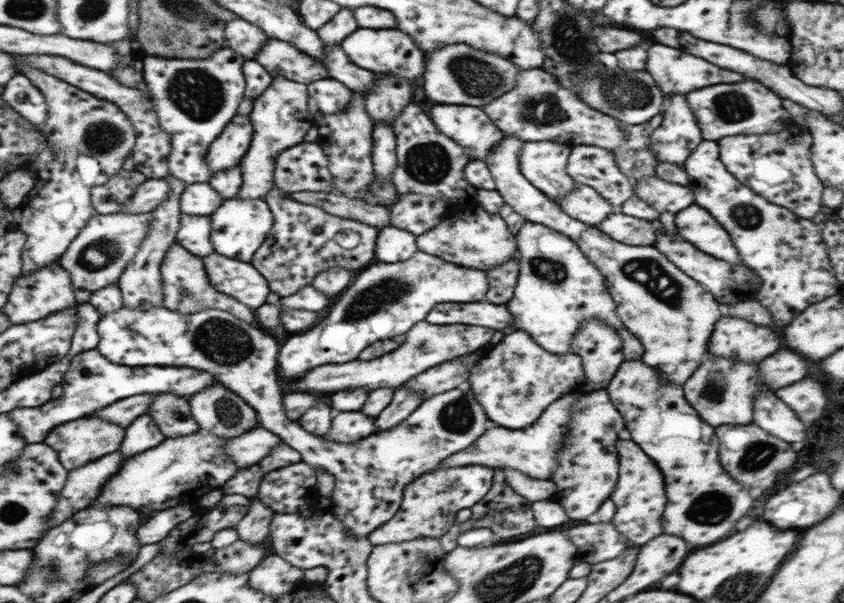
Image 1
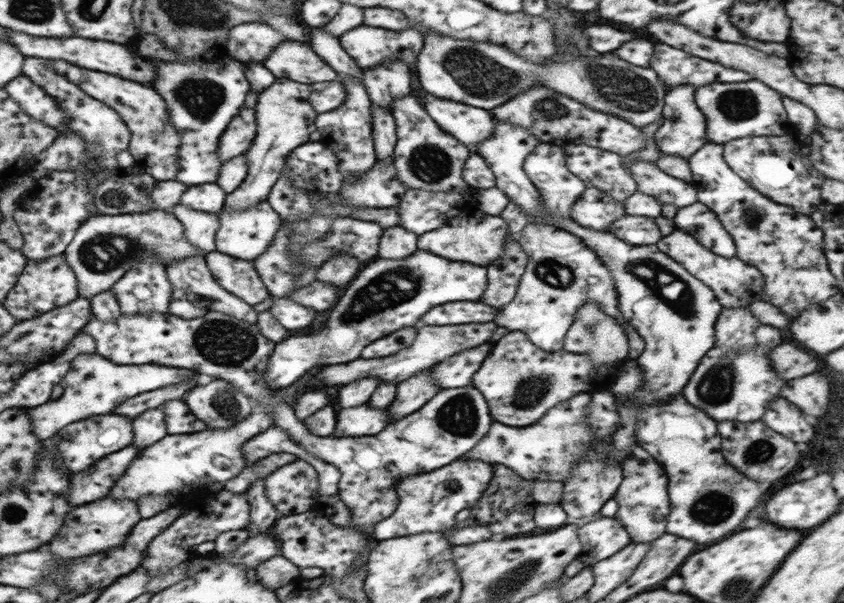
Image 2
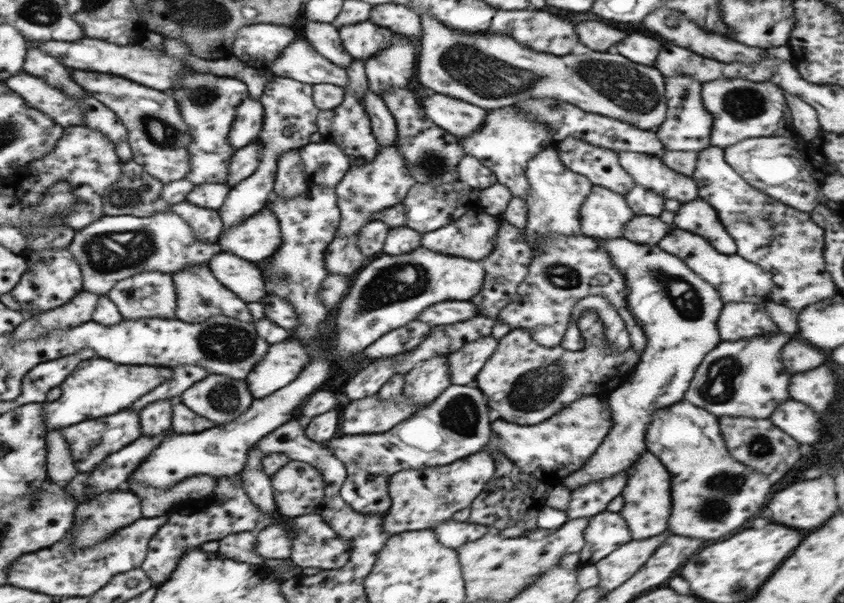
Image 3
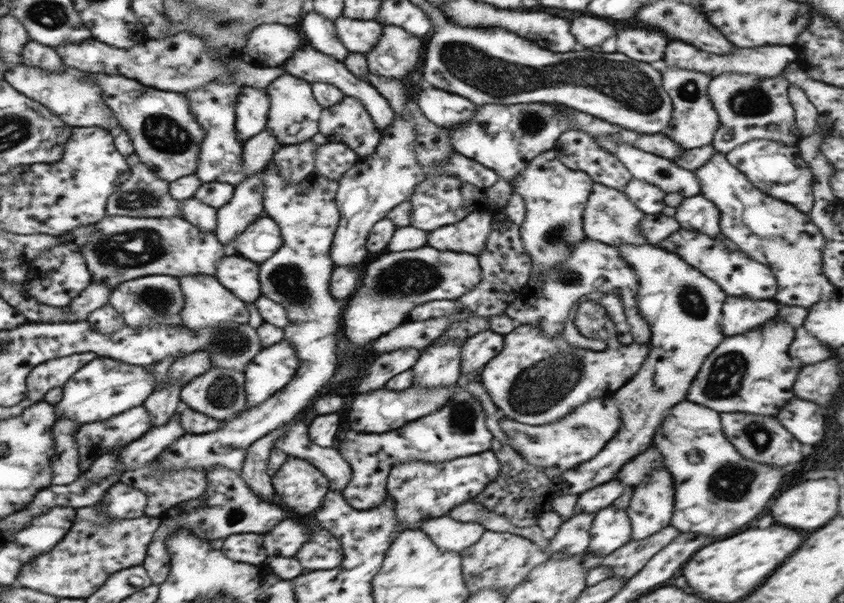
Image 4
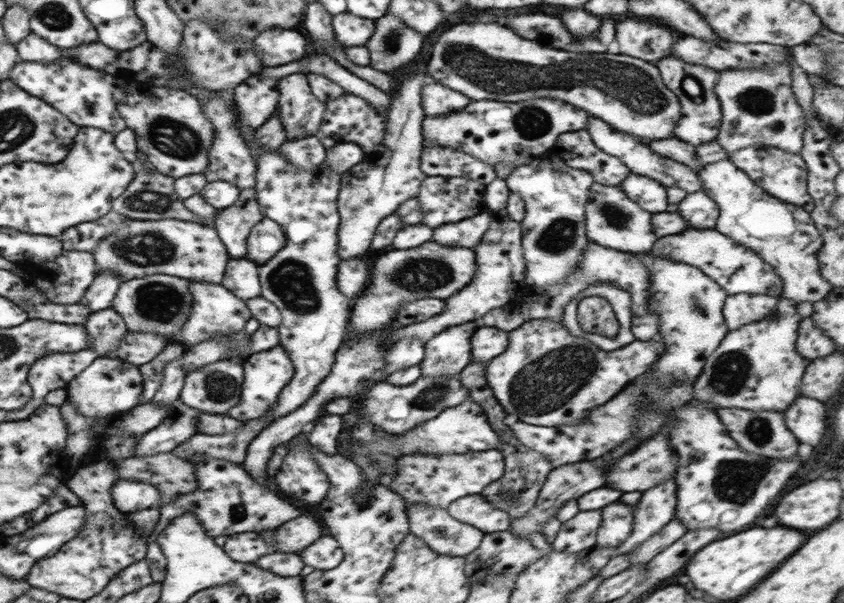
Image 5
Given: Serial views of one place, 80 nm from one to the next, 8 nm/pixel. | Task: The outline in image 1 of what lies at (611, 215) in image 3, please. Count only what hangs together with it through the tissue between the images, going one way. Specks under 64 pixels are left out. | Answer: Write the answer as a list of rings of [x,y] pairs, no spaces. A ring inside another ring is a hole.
[[[575,182],[574,188],[559,202],[561,209],[570,218],[595,227],[609,214],[621,212],[620,206],[612,206],[591,186]]]

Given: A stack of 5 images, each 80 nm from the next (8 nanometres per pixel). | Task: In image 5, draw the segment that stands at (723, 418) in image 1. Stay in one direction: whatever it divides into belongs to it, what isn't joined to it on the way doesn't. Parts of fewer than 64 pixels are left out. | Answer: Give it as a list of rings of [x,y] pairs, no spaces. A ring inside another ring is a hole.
[[[780,297],[766,320],[728,331],[693,383],[693,398],[716,402],[722,408],[786,410],[798,398],[802,374],[810,364],[794,348],[796,330],[802,320],[796,314],[796,306],[798,302]]]

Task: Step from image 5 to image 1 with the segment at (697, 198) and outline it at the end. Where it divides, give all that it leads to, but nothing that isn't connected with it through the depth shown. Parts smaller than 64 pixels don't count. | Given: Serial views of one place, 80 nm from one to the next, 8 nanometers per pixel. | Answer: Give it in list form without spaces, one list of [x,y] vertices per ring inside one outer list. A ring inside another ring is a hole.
[[[690,205],[675,214],[675,229],[678,235],[691,242],[702,252],[734,266],[744,266],[739,250],[732,244],[728,232],[716,222],[705,208]]]

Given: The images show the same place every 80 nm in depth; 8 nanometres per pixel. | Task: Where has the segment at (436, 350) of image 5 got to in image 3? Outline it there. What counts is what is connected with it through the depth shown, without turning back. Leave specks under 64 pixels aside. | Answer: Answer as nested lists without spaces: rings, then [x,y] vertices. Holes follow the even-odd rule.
[[[446,355],[436,356],[418,364],[406,374],[402,394],[412,399],[412,403],[432,403],[448,386],[452,386],[448,366],[450,365]]]

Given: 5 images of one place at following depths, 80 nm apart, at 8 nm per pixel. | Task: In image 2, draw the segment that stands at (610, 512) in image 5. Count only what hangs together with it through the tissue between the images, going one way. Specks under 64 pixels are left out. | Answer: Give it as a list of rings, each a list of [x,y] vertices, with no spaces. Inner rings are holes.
[[[612,516],[583,522],[577,533],[583,546],[578,557],[586,567],[610,558],[620,552],[622,547],[631,543],[628,531],[624,530],[624,527]]]

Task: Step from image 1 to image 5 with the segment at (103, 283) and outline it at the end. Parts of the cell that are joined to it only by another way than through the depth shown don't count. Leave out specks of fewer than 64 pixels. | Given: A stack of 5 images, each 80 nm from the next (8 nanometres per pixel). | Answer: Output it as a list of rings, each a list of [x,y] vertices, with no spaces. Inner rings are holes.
[[[165,218],[159,221],[126,219],[123,225],[110,236],[103,238],[91,252],[101,272],[115,272],[123,282],[134,278],[144,278],[152,274],[168,274],[189,281],[204,281],[221,284],[223,272],[227,269],[230,256],[220,240],[214,226],[195,222]]]

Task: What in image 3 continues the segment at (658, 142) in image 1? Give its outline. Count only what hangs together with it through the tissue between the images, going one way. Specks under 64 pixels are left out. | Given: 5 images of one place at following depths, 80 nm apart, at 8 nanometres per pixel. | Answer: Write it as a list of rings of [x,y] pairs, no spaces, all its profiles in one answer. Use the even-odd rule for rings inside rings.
[[[677,74],[666,77],[665,97],[667,98],[667,113],[665,121],[655,131],[661,143],[668,151],[694,152],[704,150],[711,145],[711,130],[714,117],[706,106],[703,105],[701,97],[704,82],[694,80],[688,74]]]

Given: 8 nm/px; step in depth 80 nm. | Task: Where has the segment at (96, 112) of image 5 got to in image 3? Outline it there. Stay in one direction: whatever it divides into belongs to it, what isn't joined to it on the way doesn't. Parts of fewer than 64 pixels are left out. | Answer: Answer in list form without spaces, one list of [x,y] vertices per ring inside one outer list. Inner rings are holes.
[[[21,70],[9,76],[4,82],[12,92],[19,94],[32,108],[48,115],[52,121],[63,127],[83,125],[84,111],[79,102],[91,96],[85,90],[81,98],[63,93],[59,86],[50,86],[43,78]]]

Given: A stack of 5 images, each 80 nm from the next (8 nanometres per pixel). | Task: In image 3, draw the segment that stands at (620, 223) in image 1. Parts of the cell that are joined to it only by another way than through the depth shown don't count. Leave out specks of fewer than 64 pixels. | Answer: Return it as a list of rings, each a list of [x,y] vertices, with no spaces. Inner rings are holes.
[[[659,216],[632,217],[623,228],[623,237],[636,243],[657,245],[674,227],[662,222]]]

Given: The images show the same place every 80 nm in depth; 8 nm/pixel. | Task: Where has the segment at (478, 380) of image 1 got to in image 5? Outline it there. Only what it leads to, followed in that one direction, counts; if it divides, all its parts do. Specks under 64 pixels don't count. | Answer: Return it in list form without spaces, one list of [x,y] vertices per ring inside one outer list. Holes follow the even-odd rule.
[[[600,296],[584,297],[577,306],[577,319],[582,330],[614,338],[618,334],[618,320],[612,305]],[[536,318],[524,321],[520,328],[512,330],[509,336],[510,346],[490,360],[486,366],[488,387],[507,414],[516,414],[519,422],[533,426],[572,426],[582,424],[584,417],[592,409],[604,405],[624,391],[633,380],[644,376],[654,362],[666,354],[663,340],[656,337],[646,342],[635,340],[622,348],[606,352],[583,337],[570,334],[561,322],[550,318]]]

